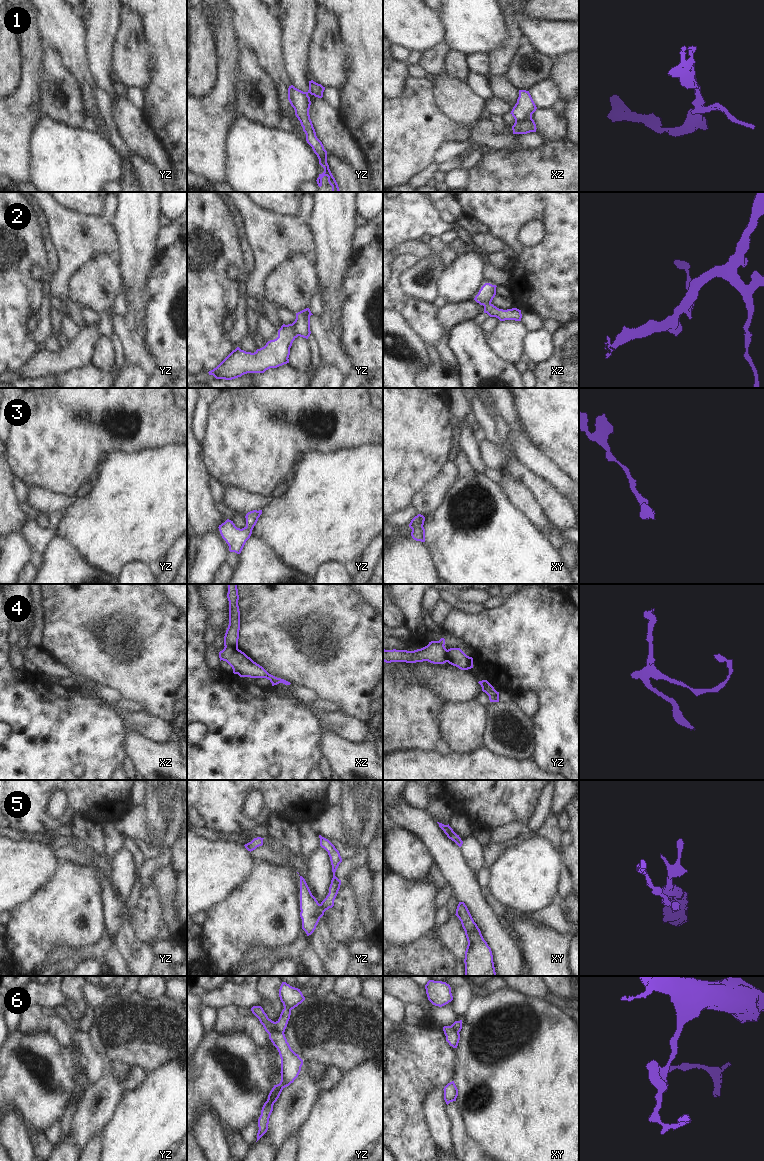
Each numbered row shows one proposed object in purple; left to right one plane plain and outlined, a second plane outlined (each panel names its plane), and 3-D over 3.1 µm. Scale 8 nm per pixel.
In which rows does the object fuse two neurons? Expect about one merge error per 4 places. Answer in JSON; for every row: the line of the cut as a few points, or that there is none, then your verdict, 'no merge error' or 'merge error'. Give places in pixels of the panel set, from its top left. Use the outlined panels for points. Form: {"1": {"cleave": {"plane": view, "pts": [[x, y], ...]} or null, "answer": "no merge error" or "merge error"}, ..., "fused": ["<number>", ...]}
{"1": {"cleave": {"plane": "xz", "pts": [[531, 116], [523, 121], [515, 122]]}, "answer": "merge error"}, "2": {"cleave": null, "answer": "no merge error"}, "3": {"cleave": null, "answer": "no merge error"}, "4": {"cleave": {"plane": "xz", "pts": [[225, 645], [237, 648]]}, "answer": "merge error"}, "5": {"cleave": null, "answer": "no merge error"}, "6": {"cleave": {"plane": "yz", "pts": [[283, 1032], [273, 1031], [269, 1035]]}, "answer": "merge error"}, "fused": ["1", "4", "6"]}

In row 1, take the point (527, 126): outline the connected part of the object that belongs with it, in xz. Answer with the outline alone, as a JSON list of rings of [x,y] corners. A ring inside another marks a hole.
[[[532,117],[524,122],[515,122],[512,126],[513,134],[527,134],[530,132],[536,132],[536,124]]]

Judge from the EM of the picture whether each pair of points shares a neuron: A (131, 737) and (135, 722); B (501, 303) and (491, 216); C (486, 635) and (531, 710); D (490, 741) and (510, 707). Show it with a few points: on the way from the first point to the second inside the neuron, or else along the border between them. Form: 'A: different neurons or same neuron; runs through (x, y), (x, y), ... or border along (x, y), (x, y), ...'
A: different neurons; border along (126, 730), (134, 730), (154, 742)
B: different neurons; border along (510, 297), (516, 307)
C: different neurons; border along (513, 697), (521, 692), (534, 692), (539, 707)
D: same neuron; runs through (498, 733), (502, 715)

